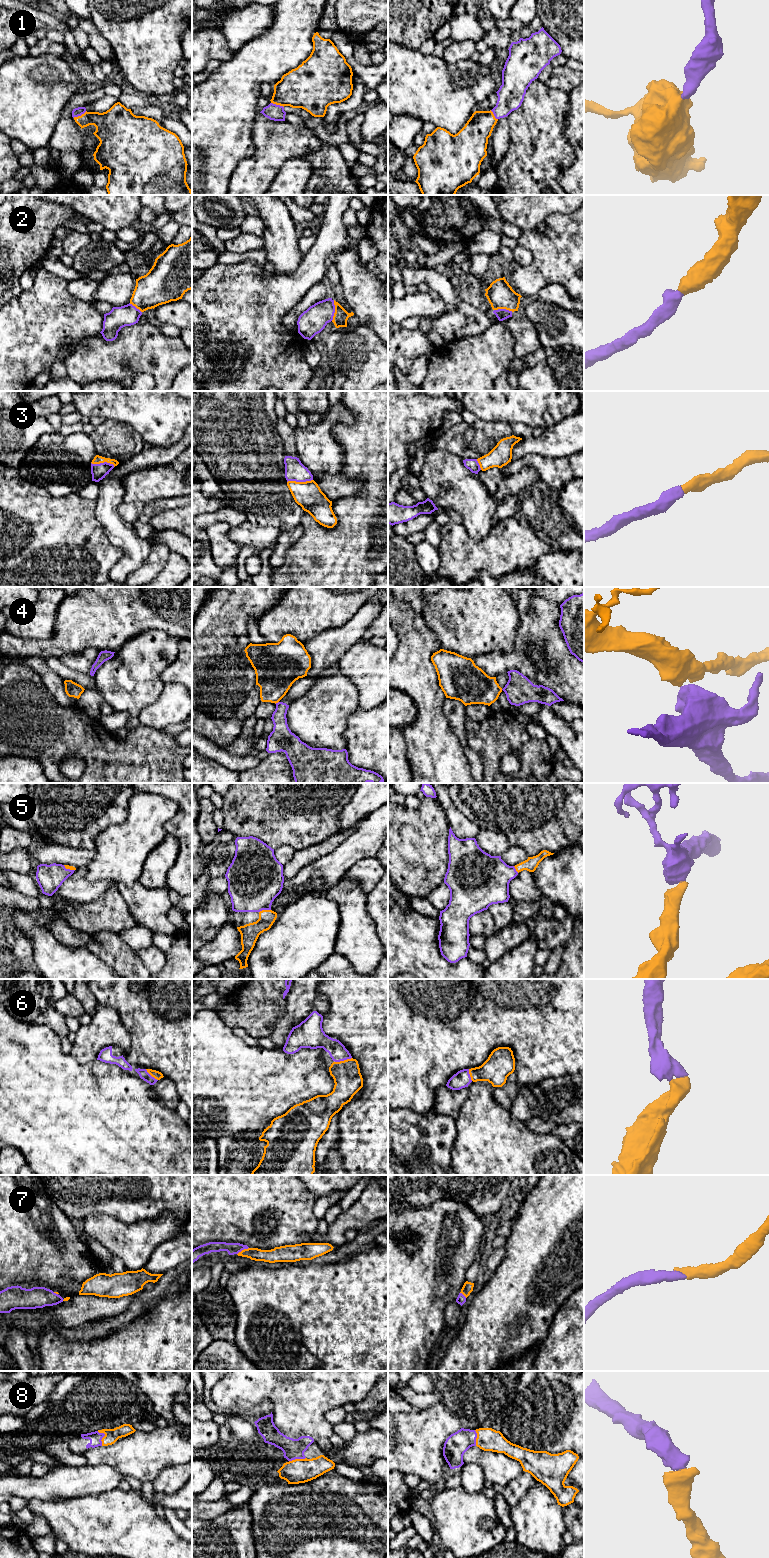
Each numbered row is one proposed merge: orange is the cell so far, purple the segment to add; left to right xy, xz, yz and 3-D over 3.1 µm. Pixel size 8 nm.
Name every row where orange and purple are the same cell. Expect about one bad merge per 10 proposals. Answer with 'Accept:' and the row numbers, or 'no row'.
Accept: 1, 2, 3, 5, 6, 7, 8

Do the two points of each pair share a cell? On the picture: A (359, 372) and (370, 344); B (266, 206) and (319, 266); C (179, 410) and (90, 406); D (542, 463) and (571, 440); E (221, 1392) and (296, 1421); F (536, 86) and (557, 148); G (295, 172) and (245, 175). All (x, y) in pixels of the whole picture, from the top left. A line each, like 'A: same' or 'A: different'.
A: same
B: different
C: same
D: different
E: same
F: same
G: different

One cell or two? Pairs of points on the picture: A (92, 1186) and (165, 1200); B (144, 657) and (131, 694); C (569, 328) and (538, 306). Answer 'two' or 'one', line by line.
A: one
B: one
C: one

